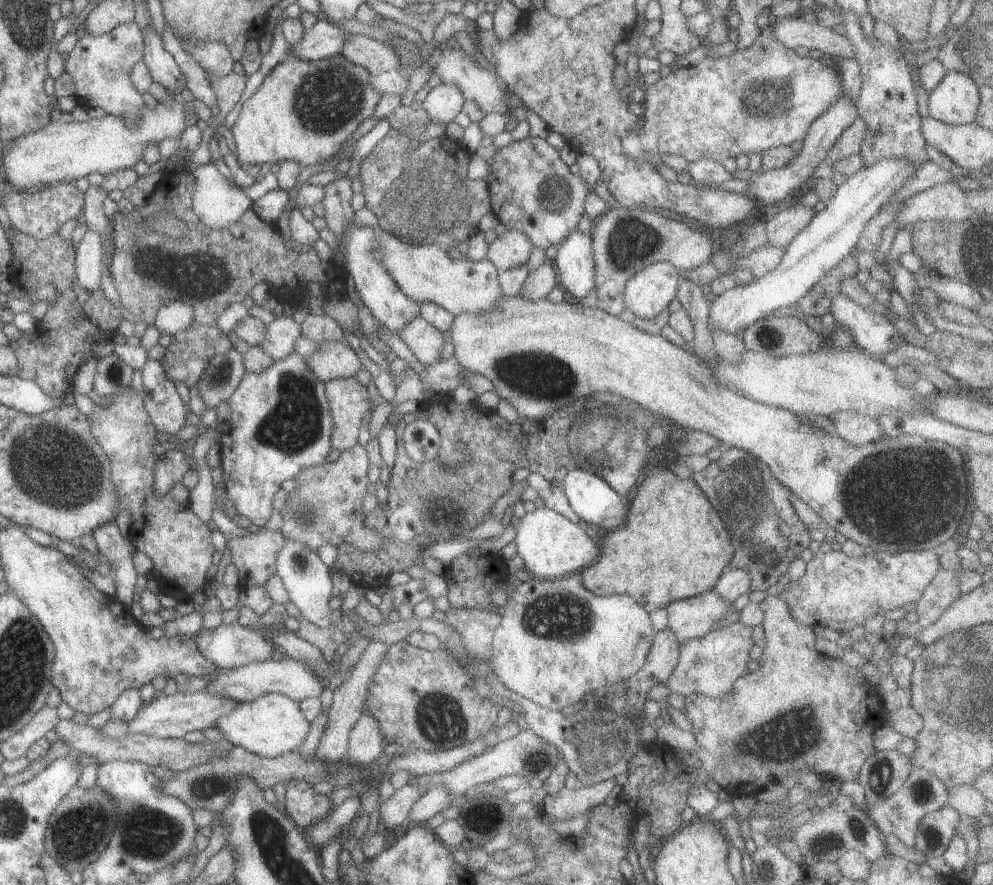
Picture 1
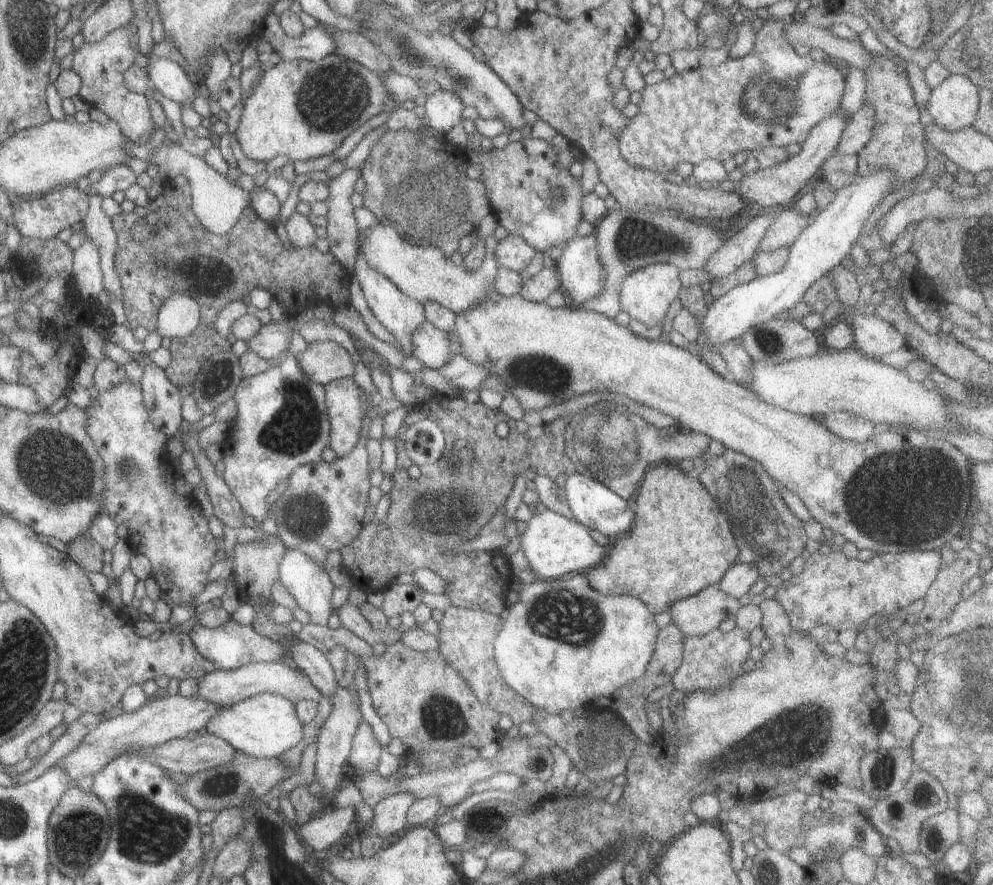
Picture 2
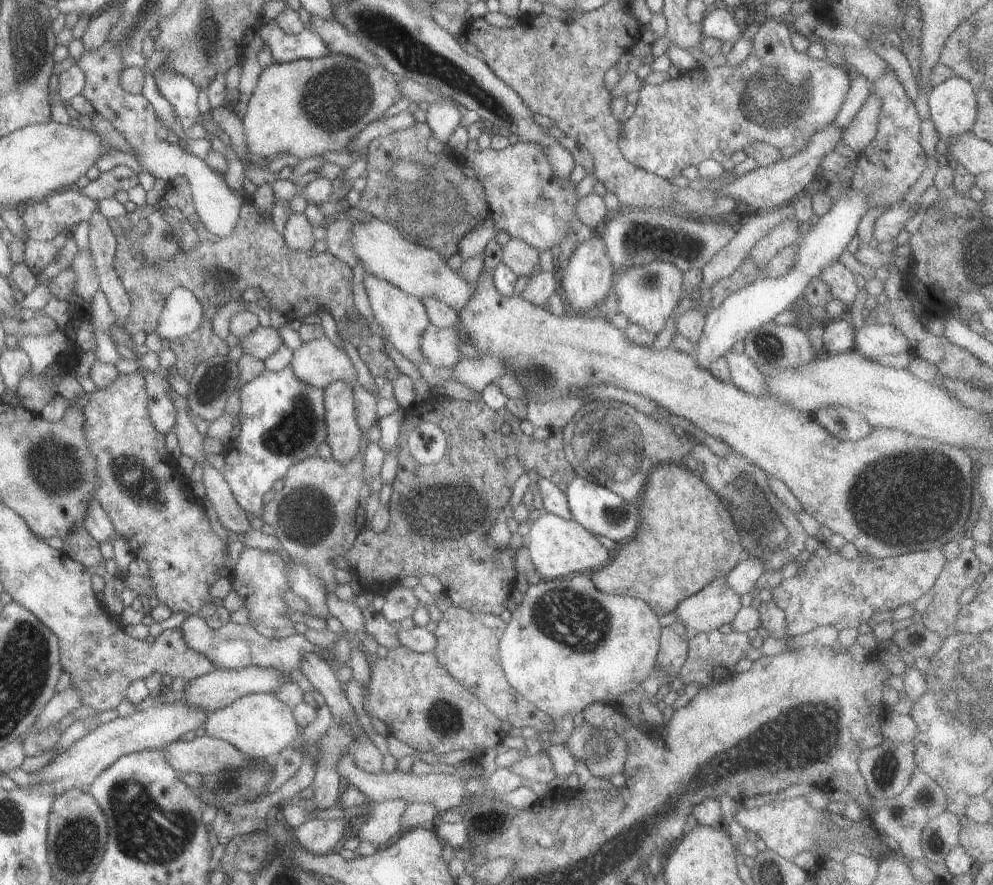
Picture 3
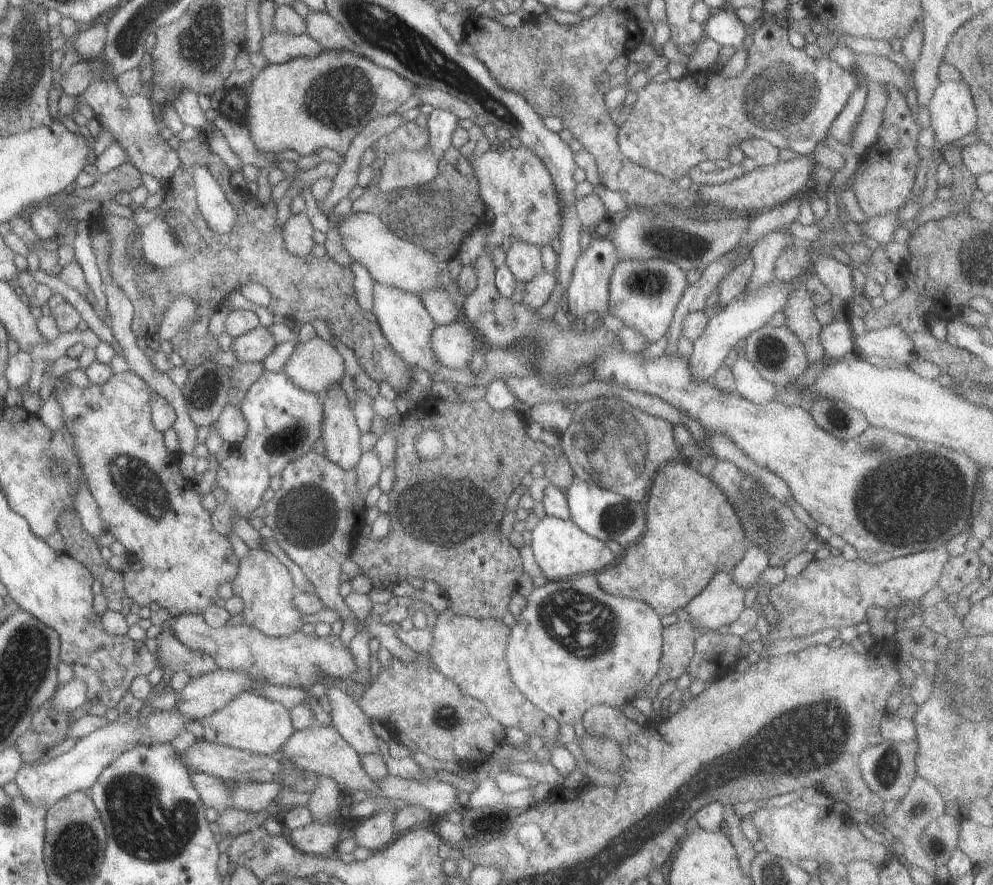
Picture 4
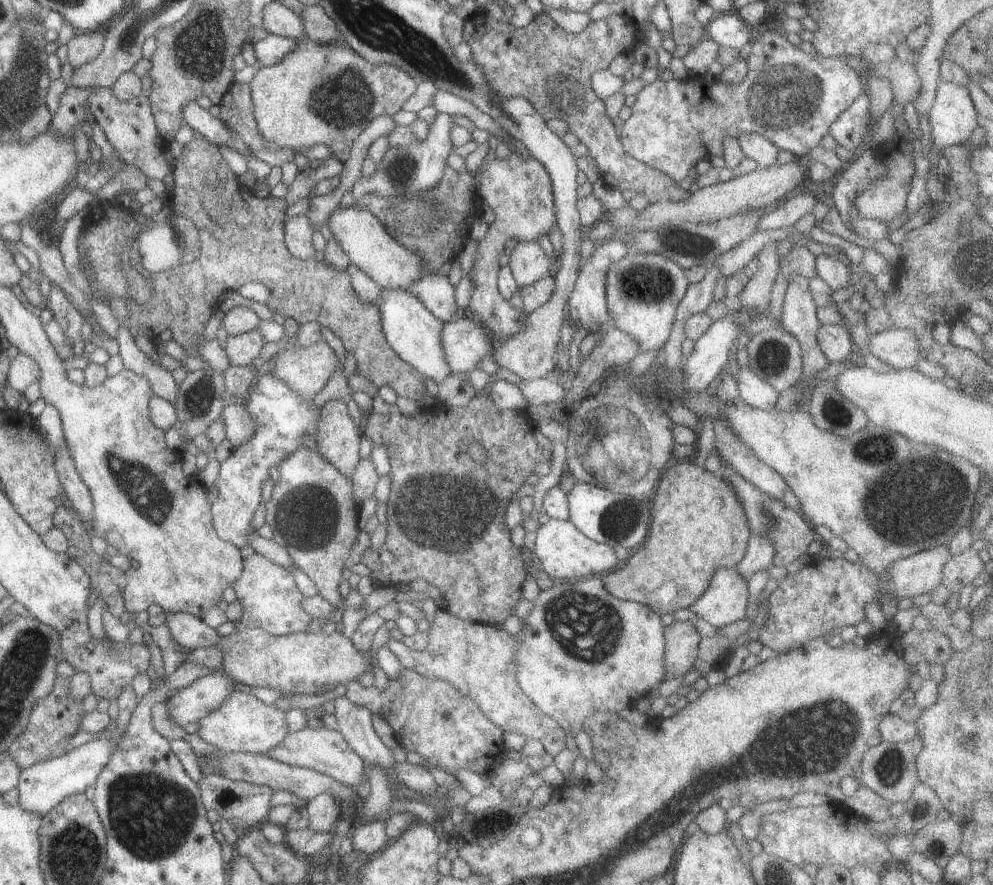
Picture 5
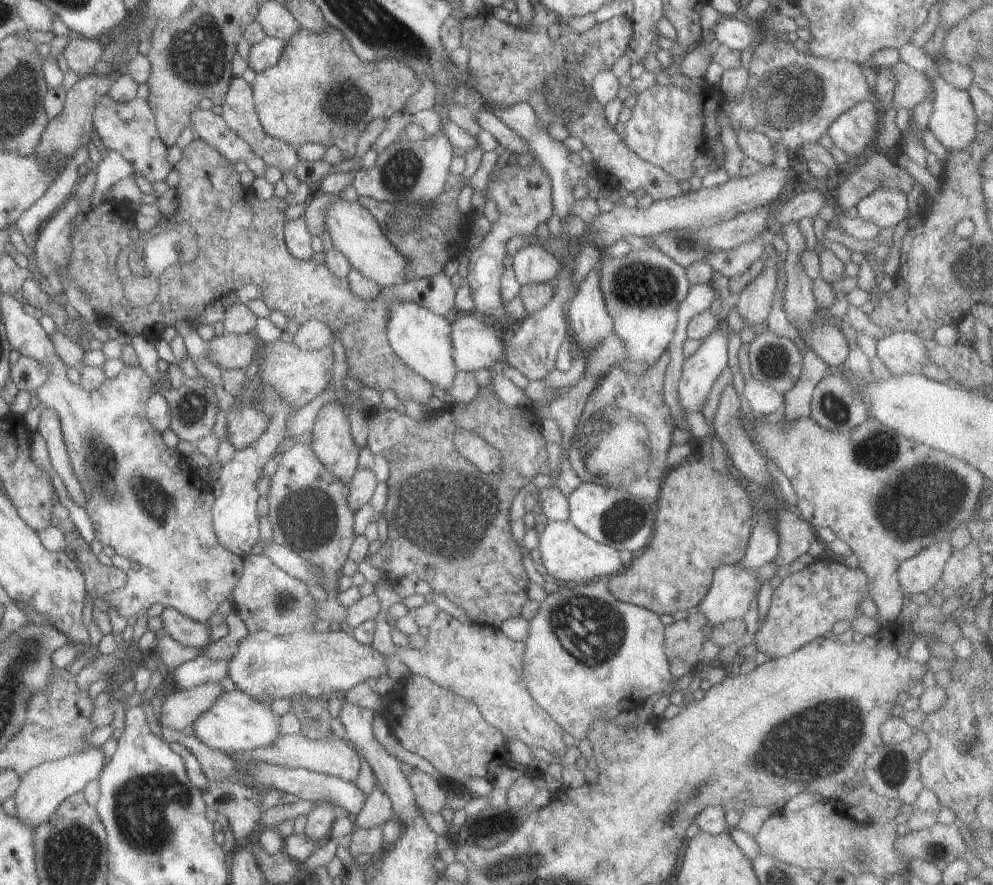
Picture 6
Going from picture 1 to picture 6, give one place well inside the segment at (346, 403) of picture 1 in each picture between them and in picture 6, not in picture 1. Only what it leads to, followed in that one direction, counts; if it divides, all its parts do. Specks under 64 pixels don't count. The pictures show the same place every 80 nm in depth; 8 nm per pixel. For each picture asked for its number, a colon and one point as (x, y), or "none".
2: (345, 408)
3: (343, 436)
4: (339, 434)
5: (336, 437)
6: (331, 442)

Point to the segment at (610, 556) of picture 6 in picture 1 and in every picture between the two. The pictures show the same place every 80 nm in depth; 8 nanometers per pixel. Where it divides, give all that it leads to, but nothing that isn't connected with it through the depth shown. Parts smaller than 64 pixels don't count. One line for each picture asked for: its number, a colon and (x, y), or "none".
1: (550, 546)
2: (554, 547)
3: (558, 548)
4: (561, 550)
5: (560, 550)

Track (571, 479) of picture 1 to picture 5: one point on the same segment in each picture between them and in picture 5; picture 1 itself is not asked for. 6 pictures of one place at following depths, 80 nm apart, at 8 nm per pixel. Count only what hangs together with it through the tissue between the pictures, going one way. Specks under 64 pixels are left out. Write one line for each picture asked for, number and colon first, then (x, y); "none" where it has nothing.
2: (592, 504)
3: (595, 508)
4: (602, 514)
5: (604, 516)

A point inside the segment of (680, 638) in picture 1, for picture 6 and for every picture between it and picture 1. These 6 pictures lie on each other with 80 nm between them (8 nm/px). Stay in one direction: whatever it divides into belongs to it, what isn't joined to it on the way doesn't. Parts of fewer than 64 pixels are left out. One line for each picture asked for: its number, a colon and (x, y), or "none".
2: (697, 614)
3: (715, 604)
4: (720, 602)
5: (725, 599)
6: (733, 588)

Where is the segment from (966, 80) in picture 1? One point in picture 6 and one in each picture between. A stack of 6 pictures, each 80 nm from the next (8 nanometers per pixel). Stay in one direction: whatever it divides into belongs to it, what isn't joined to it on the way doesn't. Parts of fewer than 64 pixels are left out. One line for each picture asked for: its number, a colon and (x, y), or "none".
2: (952, 104)
3: (952, 108)
4: (952, 114)
5: (952, 117)
6: (952, 121)

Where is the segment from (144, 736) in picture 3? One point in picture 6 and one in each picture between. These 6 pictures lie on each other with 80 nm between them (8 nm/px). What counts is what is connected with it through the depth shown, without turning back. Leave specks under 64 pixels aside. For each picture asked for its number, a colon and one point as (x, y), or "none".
4: (41, 784)
5: (40, 787)
6: (39, 791)

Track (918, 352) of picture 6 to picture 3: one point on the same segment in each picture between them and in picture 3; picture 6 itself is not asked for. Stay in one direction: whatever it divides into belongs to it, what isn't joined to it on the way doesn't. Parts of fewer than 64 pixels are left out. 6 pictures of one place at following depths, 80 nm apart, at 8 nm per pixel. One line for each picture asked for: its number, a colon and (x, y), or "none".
3: (872, 341)
4: (891, 343)
5: (898, 349)

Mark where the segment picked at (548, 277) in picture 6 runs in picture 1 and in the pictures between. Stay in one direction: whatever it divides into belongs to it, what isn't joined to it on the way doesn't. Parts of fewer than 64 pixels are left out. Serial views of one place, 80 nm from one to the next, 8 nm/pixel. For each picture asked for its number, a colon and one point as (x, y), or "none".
1: (511, 249)
2: (512, 252)
3: (522, 260)
4: (523, 259)
5: (527, 262)

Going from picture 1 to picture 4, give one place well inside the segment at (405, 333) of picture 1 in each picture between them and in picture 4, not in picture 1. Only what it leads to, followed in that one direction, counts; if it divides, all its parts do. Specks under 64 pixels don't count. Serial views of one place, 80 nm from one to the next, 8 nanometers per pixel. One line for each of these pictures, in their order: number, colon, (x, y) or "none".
2: (430, 347)
3: (439, 346)
4: (453, 344)

